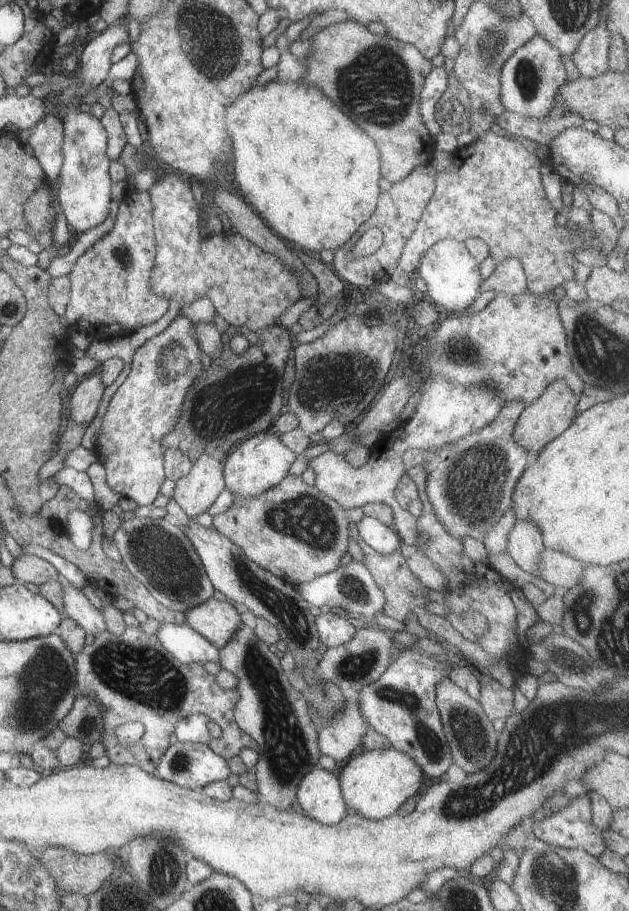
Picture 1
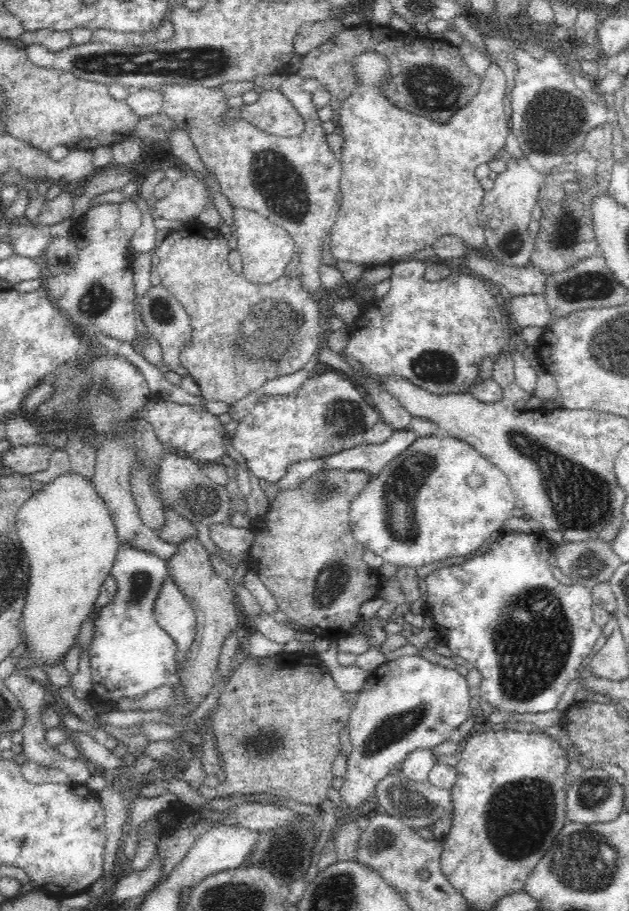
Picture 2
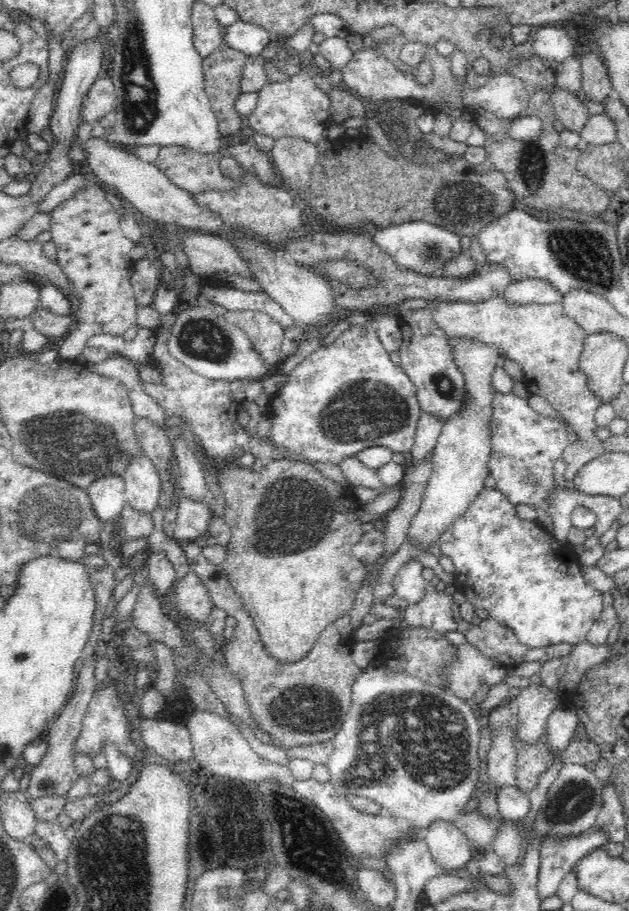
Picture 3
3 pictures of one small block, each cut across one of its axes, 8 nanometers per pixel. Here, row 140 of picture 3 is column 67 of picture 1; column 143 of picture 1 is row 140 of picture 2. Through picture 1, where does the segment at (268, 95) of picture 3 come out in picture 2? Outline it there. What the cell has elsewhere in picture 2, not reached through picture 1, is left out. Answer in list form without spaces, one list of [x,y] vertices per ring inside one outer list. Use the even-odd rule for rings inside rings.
[[[298,73],[286,76],[281,85],[281,92],[285,94],[290,104],[297,108],[304,120],[305,128],[297,137],[278,137],[266,133],[254,123],[246,119],[238,119],[229,125],[220,125],[226,112],[232,107],[226,103],[226,96],[221,88],[207,88],[206,86],[178,86],[177,84],[161,84],[156,86],[154,91],[164,95],[163,105],[159,112],[167,114],[172,120],[172,126],[167,130],[168,134],[174,130],[186,130],[196,147],[199,157],[204,166],[212,167],[216,173],[214,178],[220,184],[221,192],[229,200],[229,203],[236,208],[246,208],[262,214],[272,224],[284,227],[295,242],[299,251],[300,283],[311,296],[317,292],[324,291],[320,282],[318,268],[322,262],[323,243],[328,240],[331,228],[336,222],[339,213],[339,204],[336,201],[336,193],[339,191],[339,182],[342,176],[342,165],[326,140],[327,134],[322,129],[322,121],[318,117],[318,107],[314,105],[313,94],[304,92],[302,82],[304,77]]]

